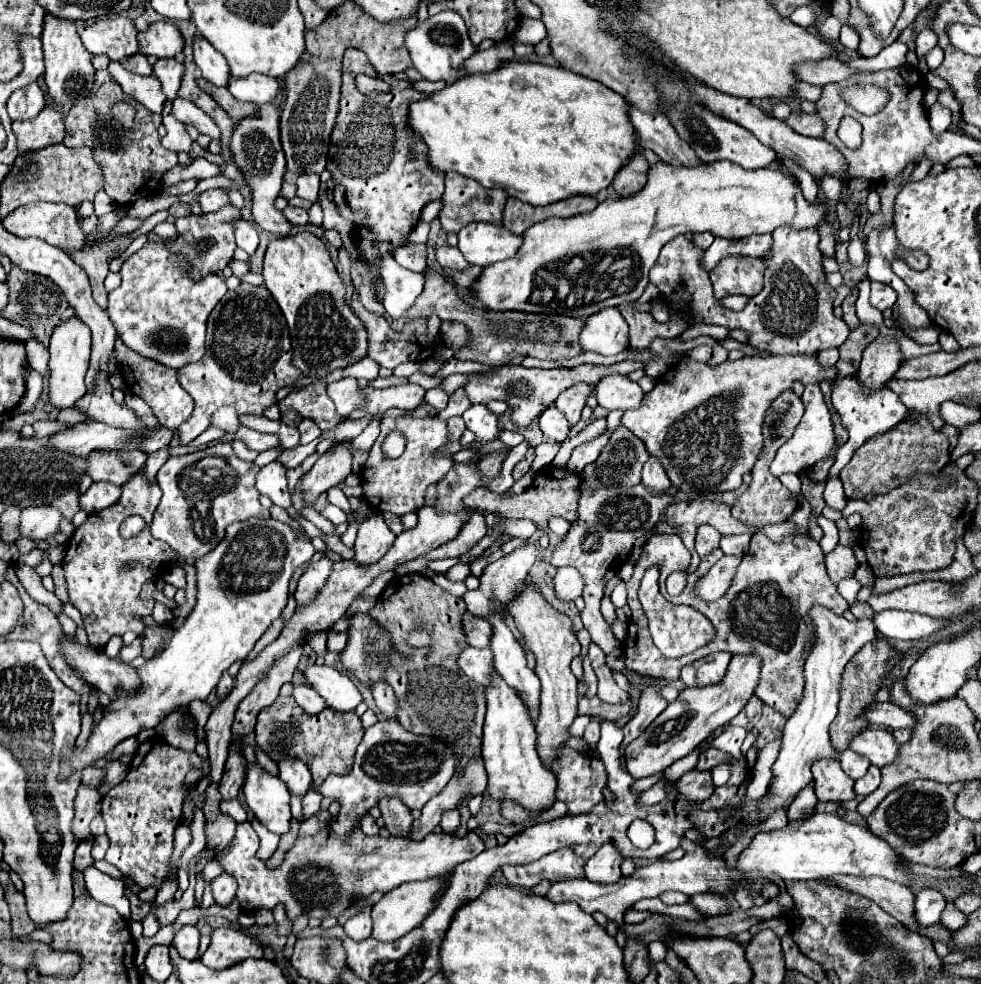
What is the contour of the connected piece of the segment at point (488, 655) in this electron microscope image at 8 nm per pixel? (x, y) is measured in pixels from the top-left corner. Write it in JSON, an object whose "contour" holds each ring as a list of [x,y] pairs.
{"contour":[[[467,647],[467,649],[463,649],[463,653],[459,653],[457,665],[463,673],[467,673],[467,677],[471,677],[471,681],[485,685],[487,675],[493,669],[493,653],[489,647],[485,647],[485,649]]]}

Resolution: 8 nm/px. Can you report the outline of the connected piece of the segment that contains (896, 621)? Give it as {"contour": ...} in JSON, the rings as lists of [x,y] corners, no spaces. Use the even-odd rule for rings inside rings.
{"contour":[[[879,611],[875,617],[877,631],[893,639],[923,639],[943,627],[941,619],[933,619],[911,611]]]}

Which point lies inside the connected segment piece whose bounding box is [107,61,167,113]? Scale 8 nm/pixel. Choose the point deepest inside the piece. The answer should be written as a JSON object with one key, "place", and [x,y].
{"place":[146,90]}

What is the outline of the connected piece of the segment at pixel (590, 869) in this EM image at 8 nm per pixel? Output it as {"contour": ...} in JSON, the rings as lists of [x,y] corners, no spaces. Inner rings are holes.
{"contour":[[[605,843],[585,863],[585,875],[589,881],[595,881],[599,885],[613,885],[615,881],[621,879],[621,871],[619,871],[621,861],[623,857],[619,855],[619,851],[611,843]]]}

